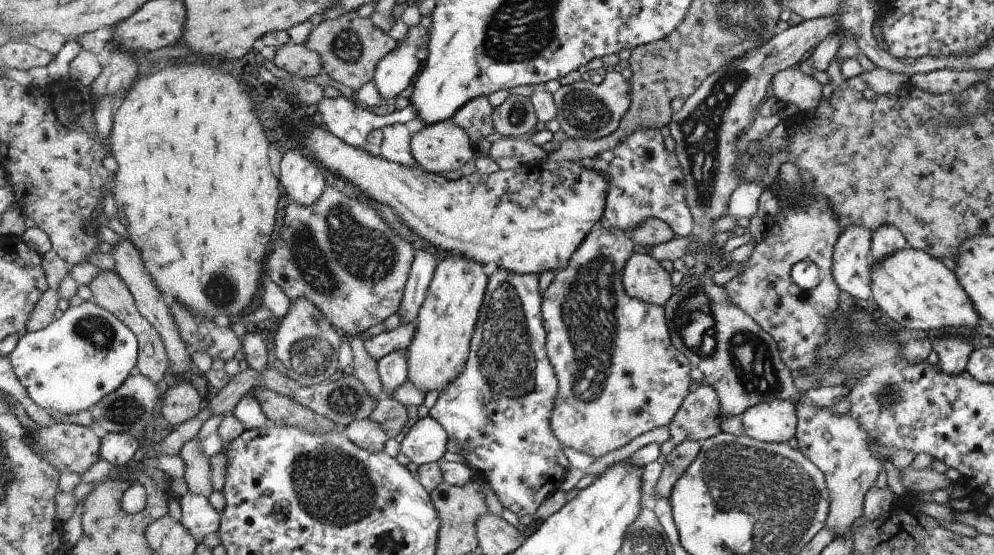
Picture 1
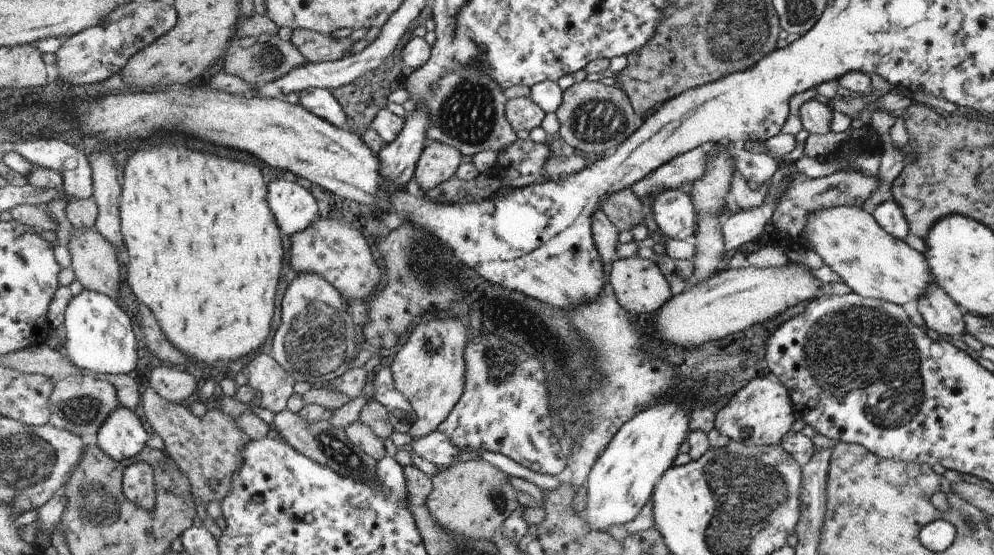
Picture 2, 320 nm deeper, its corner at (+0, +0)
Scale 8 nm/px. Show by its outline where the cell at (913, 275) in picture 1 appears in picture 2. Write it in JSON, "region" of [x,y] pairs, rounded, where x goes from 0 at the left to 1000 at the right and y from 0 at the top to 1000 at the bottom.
{"region":[[[839,371],[823,378],[813,389],[809,422],[813,432],[810,445],[824,458],[829,477],[867,535],[908,551],[928,541],[928,533],[933,533],[936,512],[941,510],[934,465],[910,434],[896,425],[882,404],[878,386],[873,386],[867,373]]]}

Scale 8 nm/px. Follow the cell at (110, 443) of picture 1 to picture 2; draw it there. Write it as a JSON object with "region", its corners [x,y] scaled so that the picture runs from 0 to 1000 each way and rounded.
{"region":[[[120,732],[107,757],[98,780],[98,804],[115,829],[134,827],[148,802],[149,778],[143,768],[137,741]]]}

